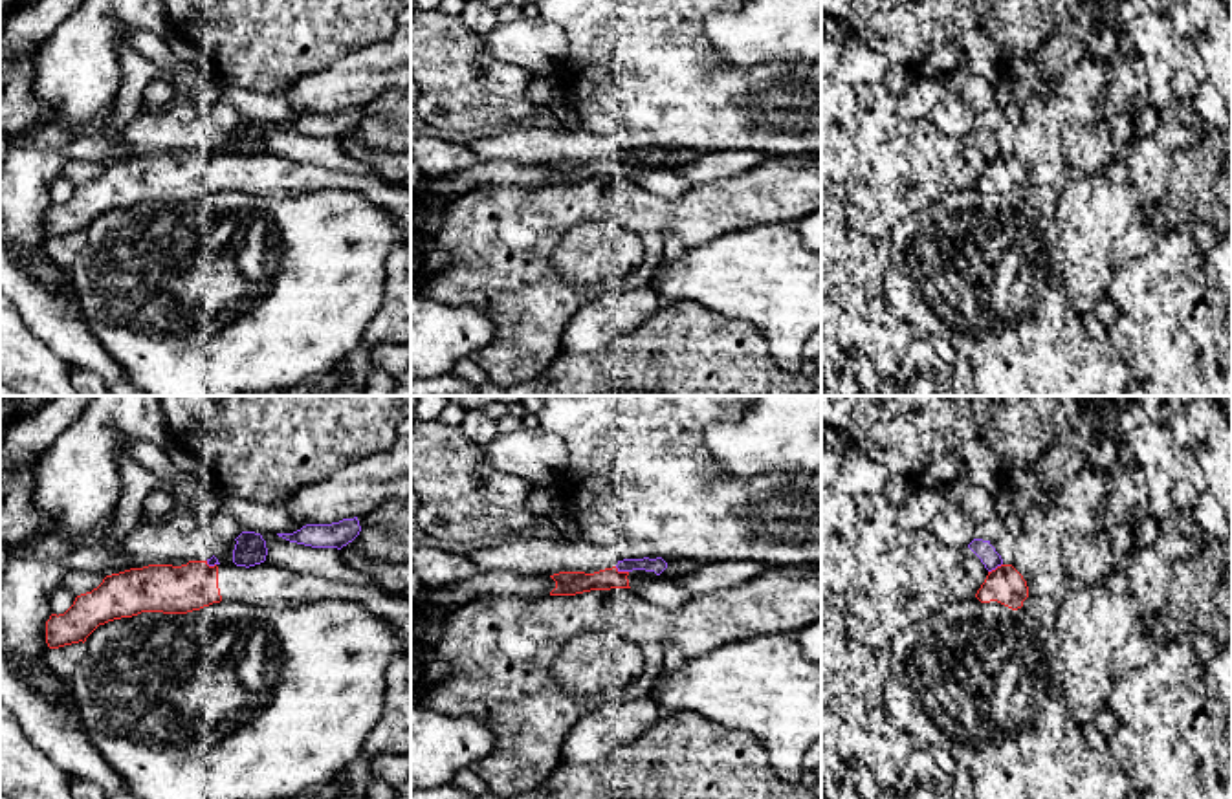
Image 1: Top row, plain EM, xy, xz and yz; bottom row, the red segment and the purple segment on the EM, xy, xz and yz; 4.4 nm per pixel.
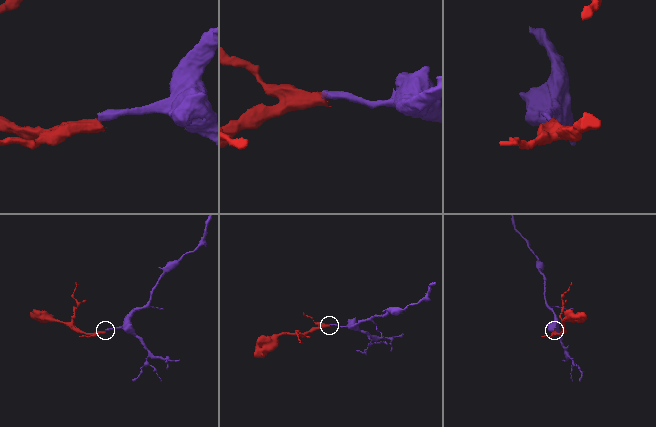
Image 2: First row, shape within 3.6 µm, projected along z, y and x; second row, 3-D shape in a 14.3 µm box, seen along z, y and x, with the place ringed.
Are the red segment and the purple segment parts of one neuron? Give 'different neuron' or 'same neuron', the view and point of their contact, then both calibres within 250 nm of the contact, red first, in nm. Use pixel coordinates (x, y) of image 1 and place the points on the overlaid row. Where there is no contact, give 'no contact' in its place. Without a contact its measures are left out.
different neuron; contact xz (622, 572); calibres 110 and 70 nm

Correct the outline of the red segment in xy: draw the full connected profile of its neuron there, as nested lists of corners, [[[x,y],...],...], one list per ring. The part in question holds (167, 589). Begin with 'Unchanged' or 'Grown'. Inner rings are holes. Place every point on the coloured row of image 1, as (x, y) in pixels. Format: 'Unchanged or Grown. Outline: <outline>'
Grown. Outline: [[[189,561],[182,566],[148,564],[106,575],[92,592],[75,597],[64,614],[46,621],[50,649],[86,641],[99,627],[141,612],[187,614],[213,603],[235,601],[260,608],[297,608],[315,601],[356,601],[381,618],[402,640],[411,662],[411,597],[380,585],[348,585],[295,574],[268,561],[255,566]]]

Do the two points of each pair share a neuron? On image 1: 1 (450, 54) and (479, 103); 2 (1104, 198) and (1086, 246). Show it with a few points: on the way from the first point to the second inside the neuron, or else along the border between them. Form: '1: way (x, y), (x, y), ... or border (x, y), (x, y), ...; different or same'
1: way (451, 66), (468, 90); same
2: way (1093, 209), (1086, 235); same

